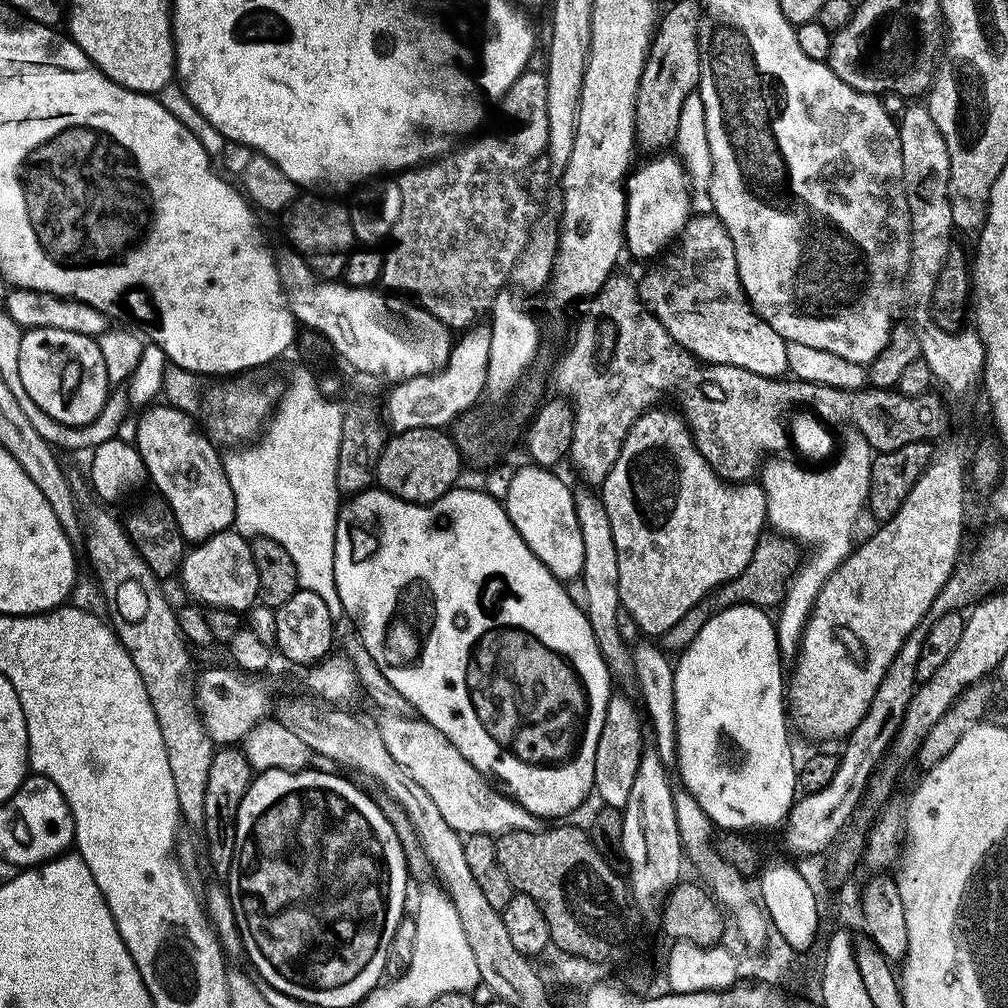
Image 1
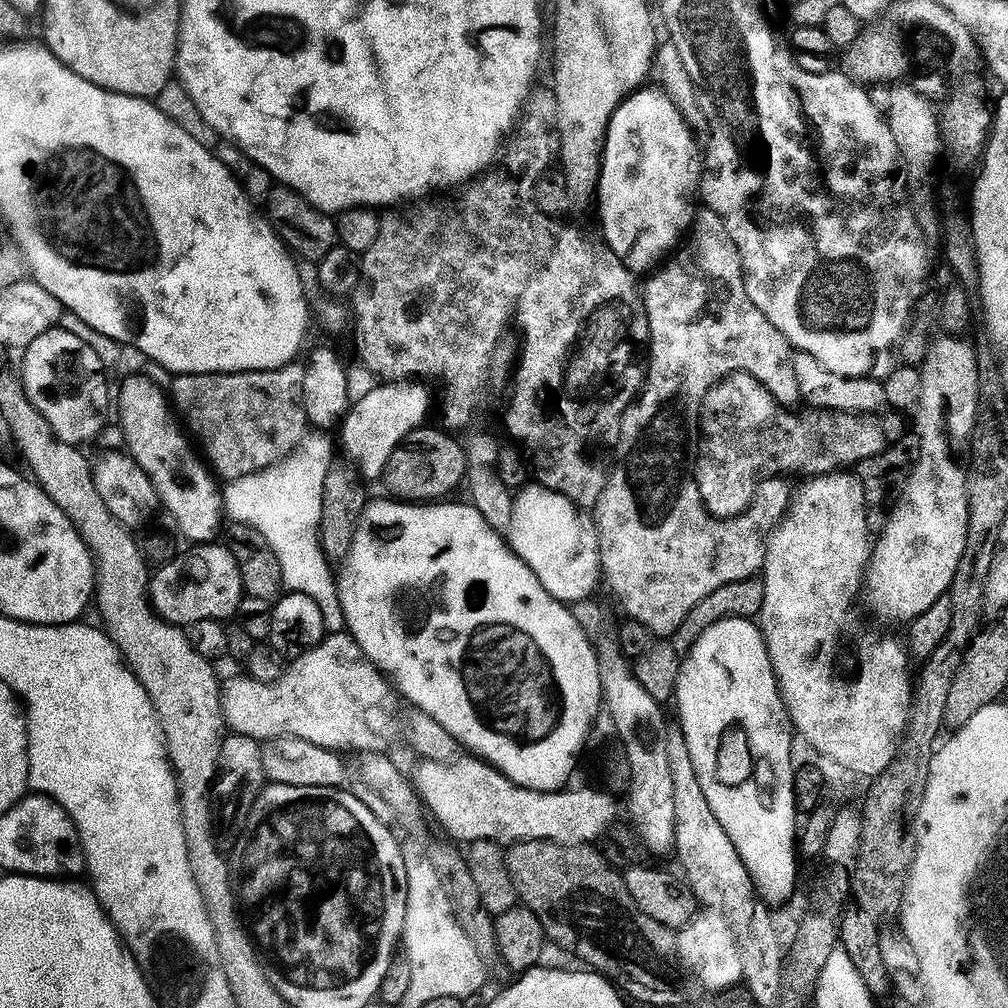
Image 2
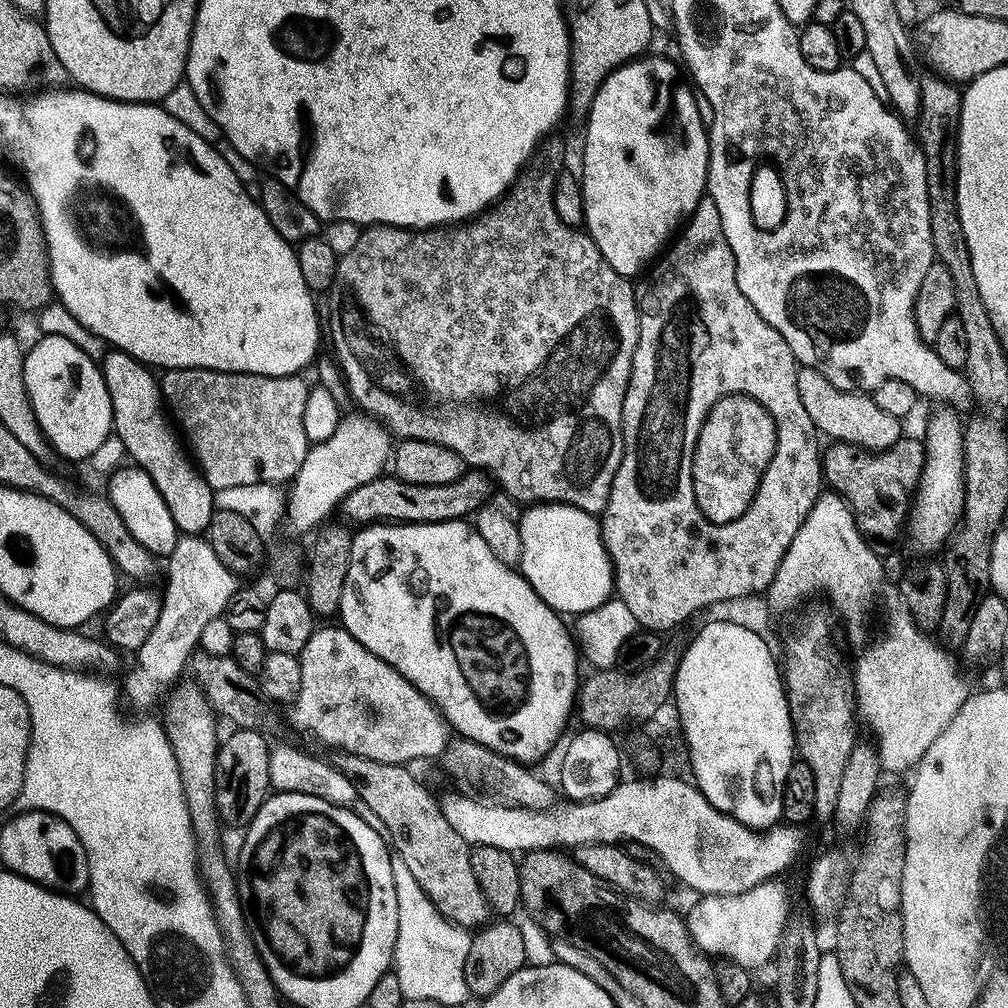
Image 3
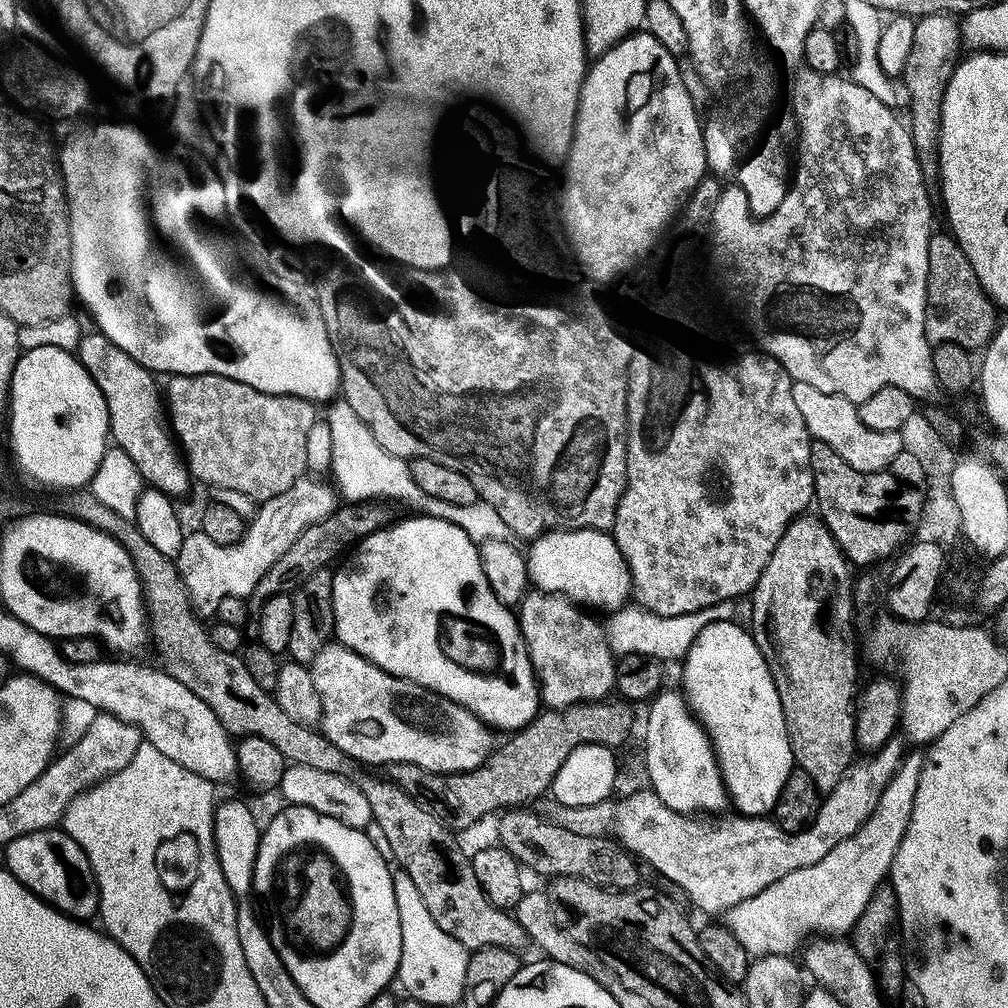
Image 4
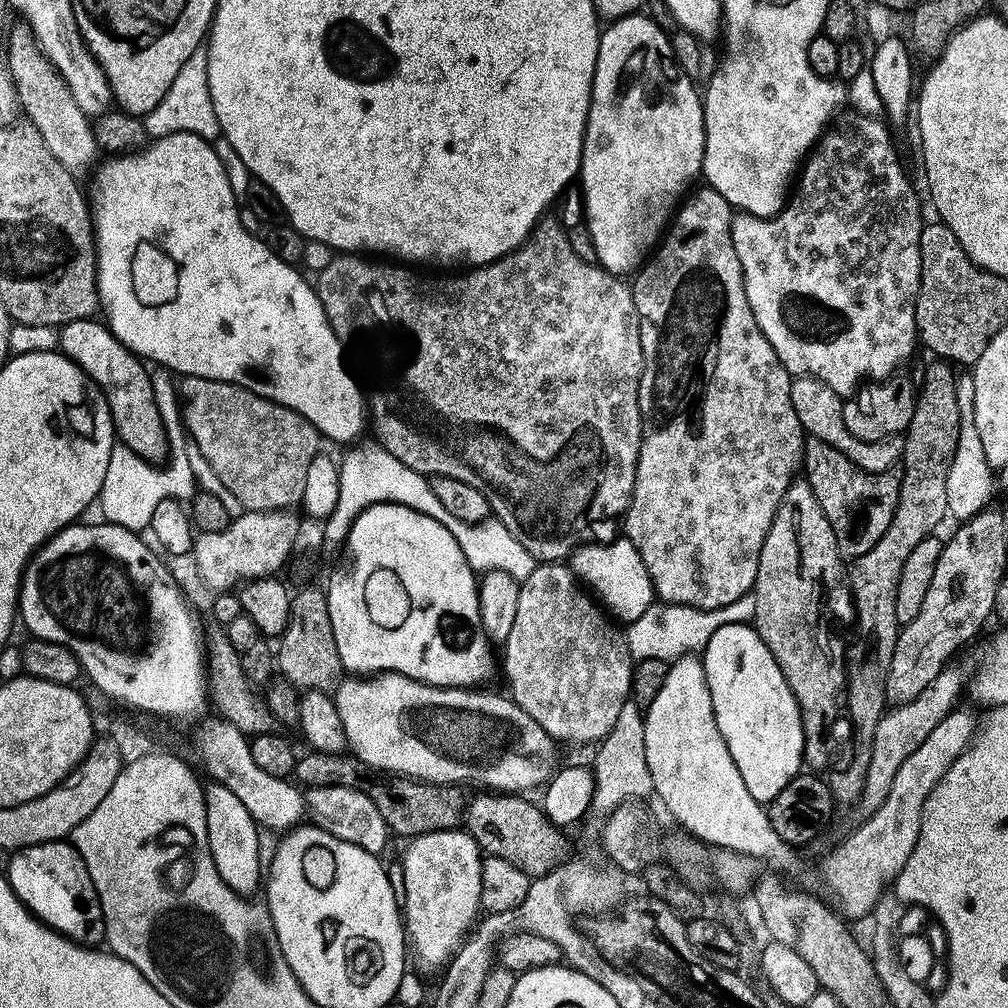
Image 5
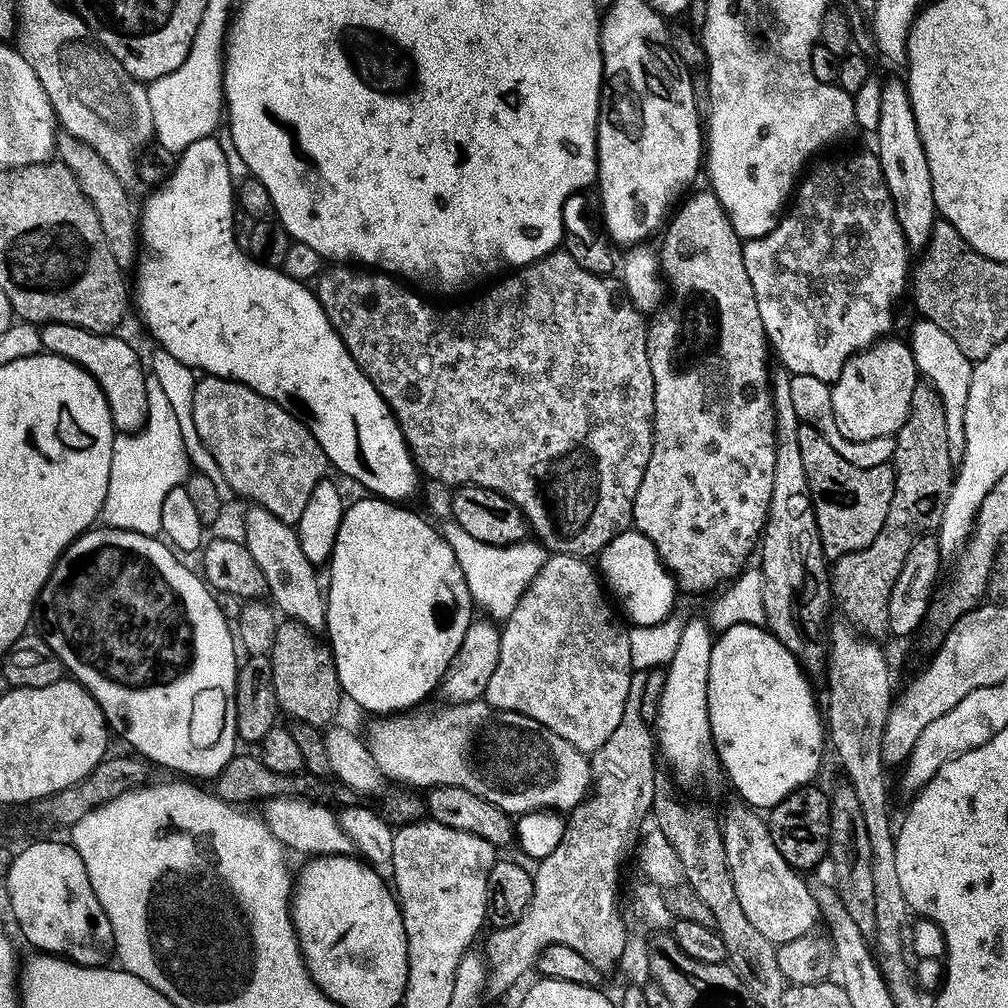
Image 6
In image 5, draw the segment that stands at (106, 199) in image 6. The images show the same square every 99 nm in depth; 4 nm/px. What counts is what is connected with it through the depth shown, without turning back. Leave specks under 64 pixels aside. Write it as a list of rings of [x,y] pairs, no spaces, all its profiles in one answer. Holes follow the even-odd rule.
[[[16,22],[12,33],[8,36],[8,73],[12,75],[12,84],[16,87],[16,98],[19,107],[26,115],[27,123],[33,124],[42,134],[42,142],[50,149],[50,154],[66,166],[71,176],[80,178],[92,164],[92,159],[98,155],[93,125],[90,117],[74,102],[70,90],[58,70],[46,58],[46,54],[38,46],[30,26],[23,22]]]

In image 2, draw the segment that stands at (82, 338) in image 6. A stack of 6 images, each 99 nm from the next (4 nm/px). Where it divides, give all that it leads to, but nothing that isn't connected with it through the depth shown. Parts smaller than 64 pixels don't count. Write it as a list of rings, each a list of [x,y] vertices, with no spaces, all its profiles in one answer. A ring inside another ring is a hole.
[[[145,374],[126,377],[120,384],[118,423],[124,432],[124,448],[129,456],[135,458],[138,466],[142,466],[144,473],[152,479],[157,501],[172,515],[177,530],[188,539],[188,542],[211,541],[215,537],[212,535],[220,528],[220,520],[222,521],[222,488],[221,485],[216,485],[217,477],[210,471],[209,465],[198,455],[197,449],[195,447],[192,449],[188,445],[189,437],[186,435],[181,421],[177,419],[170,407],[170,400],[165,389],[154,383]]]

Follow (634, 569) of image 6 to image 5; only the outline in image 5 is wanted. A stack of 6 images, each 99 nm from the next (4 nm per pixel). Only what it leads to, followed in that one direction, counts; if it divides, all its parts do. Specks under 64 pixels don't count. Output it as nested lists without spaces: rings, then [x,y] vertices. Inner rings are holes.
[[[626,538],[581,544],[570,557],[570,567],[577,581],[591,589],[595,599],[617,621],[631,622],[642,618],[642,614],[654,603],[650,574],[646,574],[646,566],[642,566],[638,550],[634,550],[634,546]]]

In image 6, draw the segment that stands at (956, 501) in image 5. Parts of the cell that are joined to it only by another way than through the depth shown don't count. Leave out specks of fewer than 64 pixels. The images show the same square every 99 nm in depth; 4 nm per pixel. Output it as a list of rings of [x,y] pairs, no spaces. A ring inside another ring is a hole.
[[[923,318],[913,326],[910,338],[908,337],[908,345],[914,354],[917,371],[931,384],[943,402],[946,414],[947,450],[952,462],[959,463],[965,454],[965,412],[973,361],[966,358],[966,354],[962,353],[950,334],[946,334],[940,327]]]

